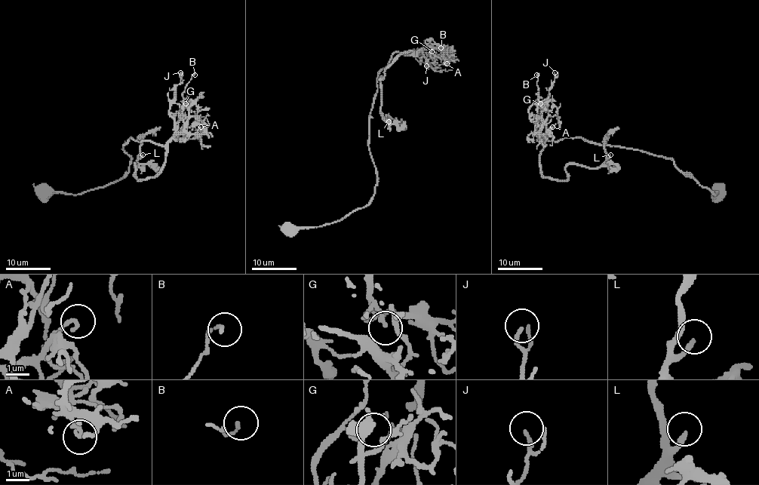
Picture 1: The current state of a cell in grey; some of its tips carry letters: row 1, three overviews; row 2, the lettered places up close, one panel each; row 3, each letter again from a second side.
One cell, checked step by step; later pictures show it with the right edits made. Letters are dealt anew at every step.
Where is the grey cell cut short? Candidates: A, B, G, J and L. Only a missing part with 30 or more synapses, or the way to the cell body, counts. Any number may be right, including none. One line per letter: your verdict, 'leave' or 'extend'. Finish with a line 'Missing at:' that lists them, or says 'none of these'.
A: leave
B: leave
G: leave
J: leave
L: extend
Missing at: L

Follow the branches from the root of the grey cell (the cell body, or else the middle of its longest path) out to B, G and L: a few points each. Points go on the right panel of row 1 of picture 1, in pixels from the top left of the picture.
B: (580, 138), (541, 141), (543, 145), (529, 115), (529, 108), (539, 96), (536, 75)
G: (580, 138), (541, 141), (543, 145), (529, 115), (529, 108), (534, 103), (540, 103)
L: (580, 138), (541, 141), (540, 171), (545, 176), (566, 180), (569, 164), (597, 167), (610, 155)

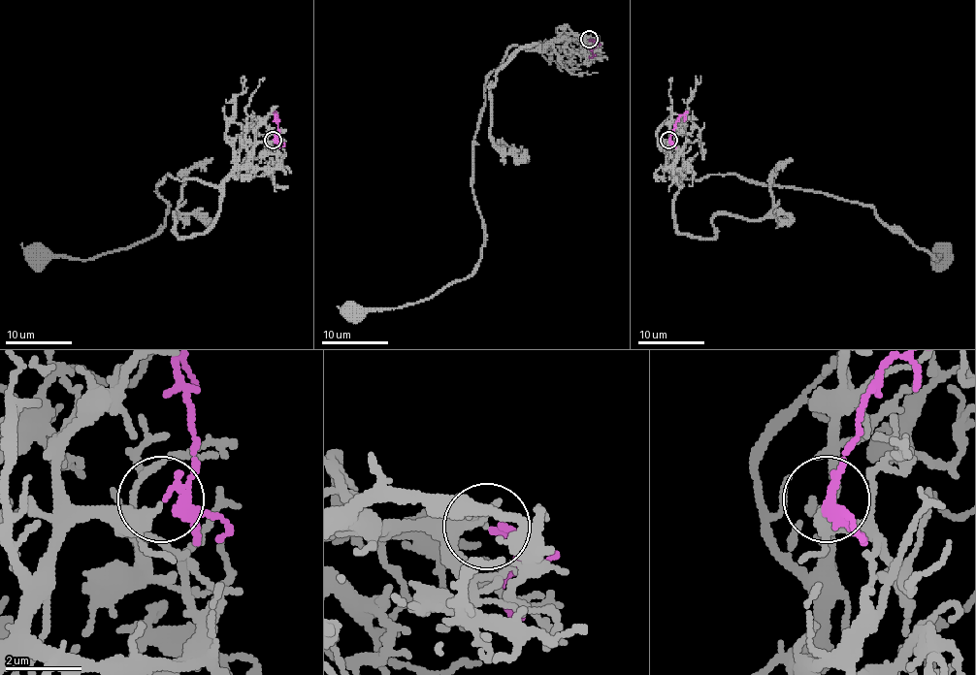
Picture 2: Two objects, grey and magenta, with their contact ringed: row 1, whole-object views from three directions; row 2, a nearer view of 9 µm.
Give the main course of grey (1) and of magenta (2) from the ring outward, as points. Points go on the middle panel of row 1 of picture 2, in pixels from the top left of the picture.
1: (589, 39), (512, 46), (489, 76), (473, 140), (472, 182), (484, 240), (477, 268), (404, 306), (339, 306)
2: (589, 39), (594, 43), (592, 56), (589, 56)

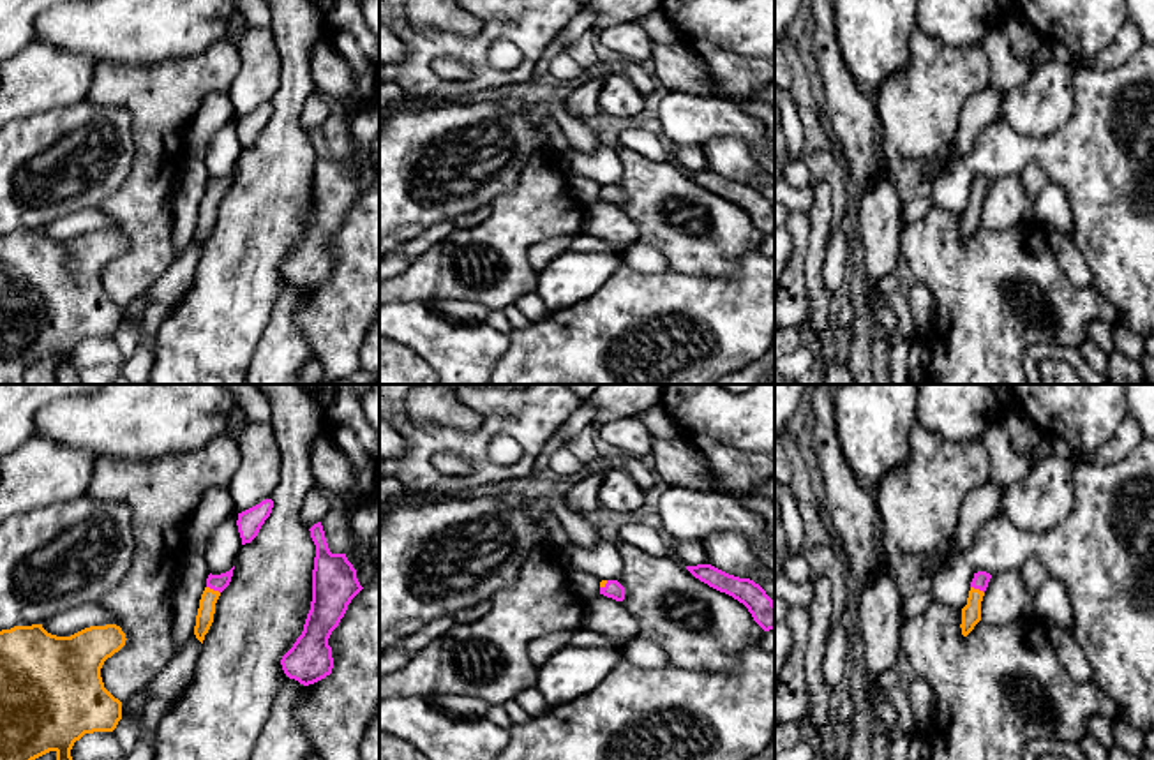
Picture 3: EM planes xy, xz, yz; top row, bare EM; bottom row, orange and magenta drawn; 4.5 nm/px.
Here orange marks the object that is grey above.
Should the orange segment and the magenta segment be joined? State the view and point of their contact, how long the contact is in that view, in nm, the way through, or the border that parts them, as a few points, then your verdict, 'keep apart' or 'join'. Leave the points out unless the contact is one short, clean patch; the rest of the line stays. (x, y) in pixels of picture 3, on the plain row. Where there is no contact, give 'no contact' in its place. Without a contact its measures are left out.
xy (212, 194) | 70 nm | across xy (209, 203), (212, 194), (217, 187) | join

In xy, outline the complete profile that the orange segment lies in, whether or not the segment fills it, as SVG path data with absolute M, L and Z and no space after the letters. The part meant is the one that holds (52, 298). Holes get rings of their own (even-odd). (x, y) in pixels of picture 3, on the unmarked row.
M42 229L0 236L0 384L25 384L25 372L49 356L56 358L56 384L81 384L71 361L74 347L85 339L113 337L122 324L122 307L104 293L101 273L125 245L116 229L90 231L71 242L51 240Z

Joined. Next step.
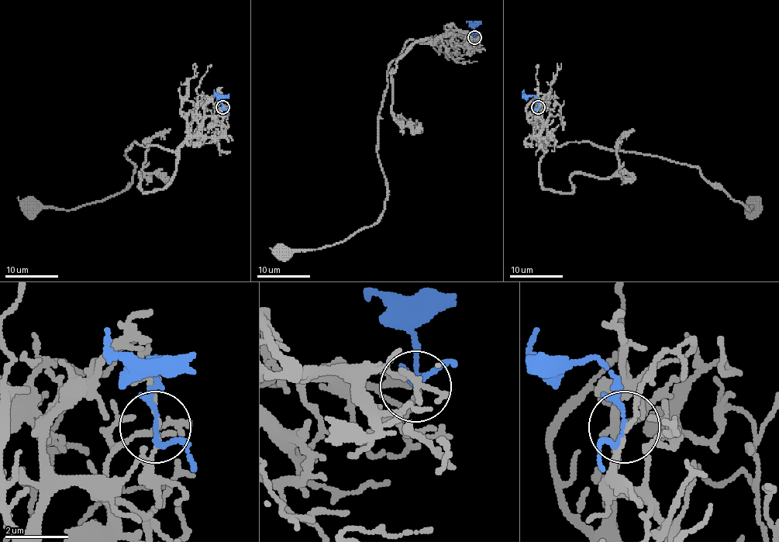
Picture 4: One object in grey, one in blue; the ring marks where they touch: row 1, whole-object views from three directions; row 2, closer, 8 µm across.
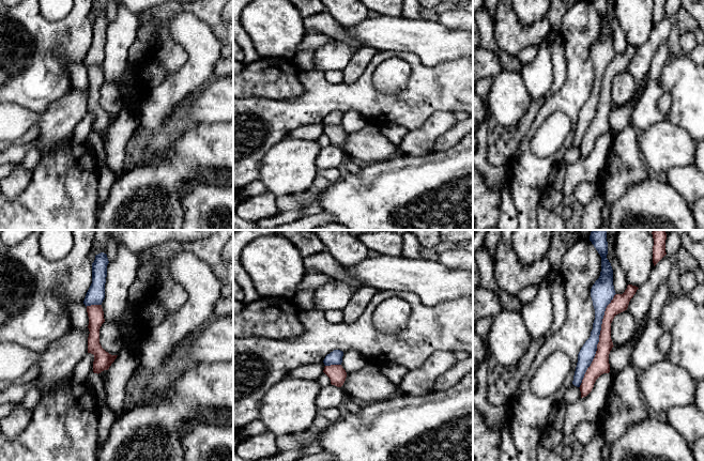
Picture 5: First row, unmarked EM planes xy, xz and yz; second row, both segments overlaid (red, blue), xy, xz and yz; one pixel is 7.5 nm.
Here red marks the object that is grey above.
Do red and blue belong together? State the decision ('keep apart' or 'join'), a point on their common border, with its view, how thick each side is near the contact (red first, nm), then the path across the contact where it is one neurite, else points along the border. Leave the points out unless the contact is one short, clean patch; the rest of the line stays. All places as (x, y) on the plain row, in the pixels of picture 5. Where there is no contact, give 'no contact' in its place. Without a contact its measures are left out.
keep apart; contact yz (599, 101); calibres 130 and 120 nm

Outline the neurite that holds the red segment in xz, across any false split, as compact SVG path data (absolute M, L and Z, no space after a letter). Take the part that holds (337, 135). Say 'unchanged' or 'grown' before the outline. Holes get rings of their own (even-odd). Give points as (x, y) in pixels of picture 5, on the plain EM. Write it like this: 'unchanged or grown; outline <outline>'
unchanged; outline M341 125L325 126L323 133L330 138L331 144L337 148L341 148L347 138L347 133Z

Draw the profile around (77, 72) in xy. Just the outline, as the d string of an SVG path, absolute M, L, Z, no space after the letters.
M72 63L67 65L67 72L71 78L72 88L77 90L87 90L89 86L89 77L87 67L83 63Z

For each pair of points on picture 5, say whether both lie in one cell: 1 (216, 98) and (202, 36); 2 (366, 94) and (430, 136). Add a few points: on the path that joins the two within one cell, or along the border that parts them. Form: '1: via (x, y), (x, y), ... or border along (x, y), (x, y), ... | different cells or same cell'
1: border along (213, 77), (193, 95) | different cells
2: border along (438, 111), (433, 112), (418, 128), (409, 132) | different cells

